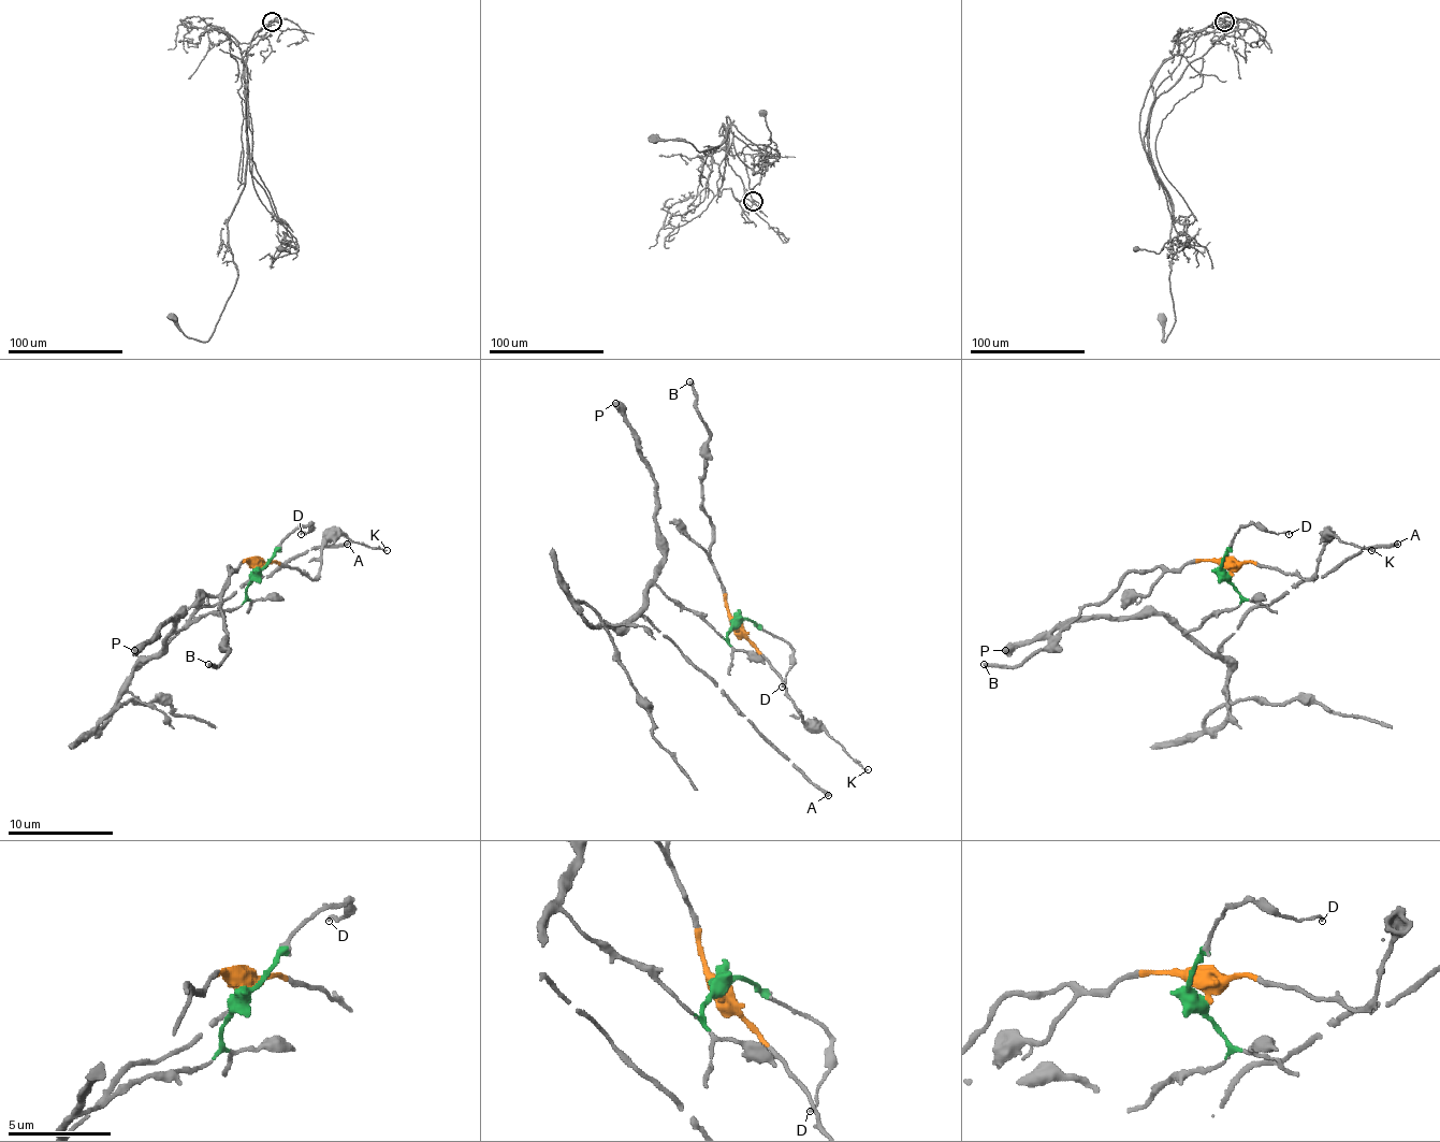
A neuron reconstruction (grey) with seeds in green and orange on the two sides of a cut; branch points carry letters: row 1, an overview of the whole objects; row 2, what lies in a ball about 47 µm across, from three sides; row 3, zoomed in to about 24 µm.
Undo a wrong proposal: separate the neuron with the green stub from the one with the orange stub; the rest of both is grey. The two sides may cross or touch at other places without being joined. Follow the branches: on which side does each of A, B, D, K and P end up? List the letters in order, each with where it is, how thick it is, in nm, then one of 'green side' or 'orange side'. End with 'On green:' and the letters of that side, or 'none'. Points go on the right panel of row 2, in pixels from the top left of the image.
A: at (1397, 544); 240 nm thick; green side
B: at (984, 664); 240 nm thick; orange side
D: at (1289, 534); 120 nm thick; green side
K: at (1371, 550); 130 nm thick; orange side
P: at (1005, 650); 600 nm thick; green side
On green: A, D, P

